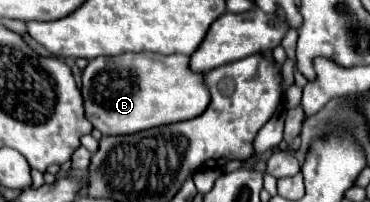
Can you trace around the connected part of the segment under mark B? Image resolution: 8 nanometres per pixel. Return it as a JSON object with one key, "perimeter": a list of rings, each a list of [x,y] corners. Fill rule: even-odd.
{"perimeter":[[[120,54],[114,58],[94,58],[82,72],[82,98],[86,118],[106,134],[134,134],[138,130],[190,120],[202,114],[210,94],[202,76],[186,72],[188,56],[182,54]]]}

